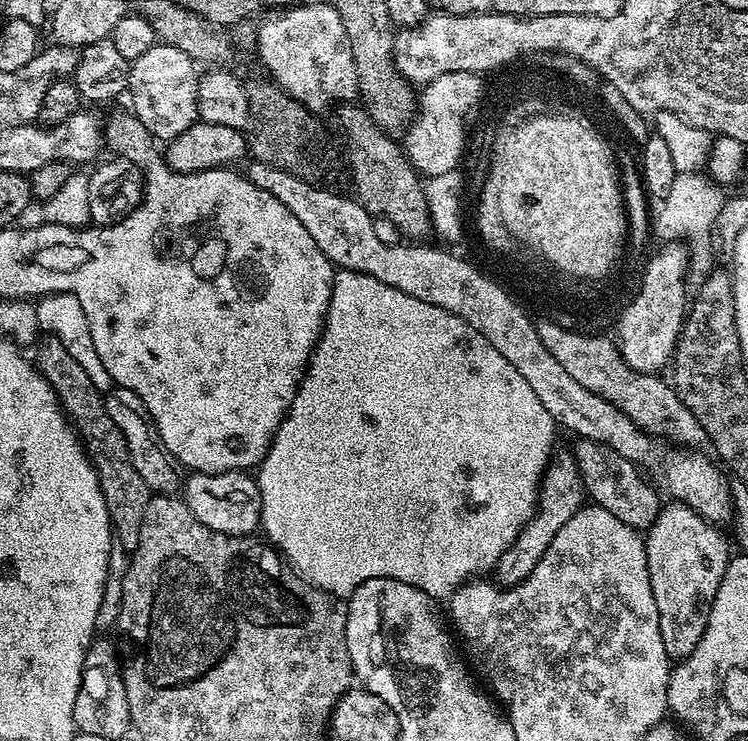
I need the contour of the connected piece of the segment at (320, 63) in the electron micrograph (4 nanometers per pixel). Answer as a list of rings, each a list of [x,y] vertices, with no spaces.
[[[297,3],[293,7],[285,7],[283,10],[277,11],[276,17],[268,16],[260,24],[260,29],[256,32],[256,52],[260,55],[260,60],[264,63],[264,68],[270,74],[271,79],[280,89],[288,96],[293,96],[295,100],[300,103],[309,113],[320,112],[327,106],[331,100],[338,100],[337,102],[348,102],[357,95],[358,89],[356,87],[356,63],[354,62],[354,54],[350,50],[350,38],[346,38],[346,26],[342,26],[342,18],[336,12],[335,7],[331,3],[328,4],[301,4]]]

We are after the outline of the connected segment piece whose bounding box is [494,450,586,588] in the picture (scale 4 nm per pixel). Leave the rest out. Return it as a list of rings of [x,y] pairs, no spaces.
[[[557,451],[552,463],[549,463],[540,478],[540,494],[536,498],[536,513],[520,529],[520,533],[514,538],[512,545],[502,554],[502,558],[498,558],[494,569],[495,583],[499,584],[501,588],[513,588],[515,584],[520,584],[525,580],[534,570],[534,566],[538,566],[542,554],[546,554],[546,546],[550,546],[550,542],[554,542],[554,534],[558,534],[558,530],[562,526],[566,526],[566,522],[570,522],[570,518],[574,518],[574,514],[585,507],[585,504],[586,493],[576,459],[572,457],[571,451]]]

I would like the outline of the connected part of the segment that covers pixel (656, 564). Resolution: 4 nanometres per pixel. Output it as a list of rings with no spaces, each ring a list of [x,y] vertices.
[[[671,501],[661,507],[658,518],[645,533],[644,549],[651,590],[658,607],[662,646],[669,659],[687,657],[705,633],[709,611],[730,559],[728,544],[720,531],[688,504]]]

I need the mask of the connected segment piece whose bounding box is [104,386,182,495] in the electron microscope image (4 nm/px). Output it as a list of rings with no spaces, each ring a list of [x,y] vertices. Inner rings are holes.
[[[116,386],[109,389],[104,397],[107,413],[122,431],[122,436],[127,442],[127,450],[130,452],[130,460],[134,465],[134,470],[141,475],[142,482],[155,495],[175,495],[182,486],[180,465],[172,454],[164,450],[161,436],[152,424],[152,416],[146,410],[140,396],[134,394],[132,390]]]

